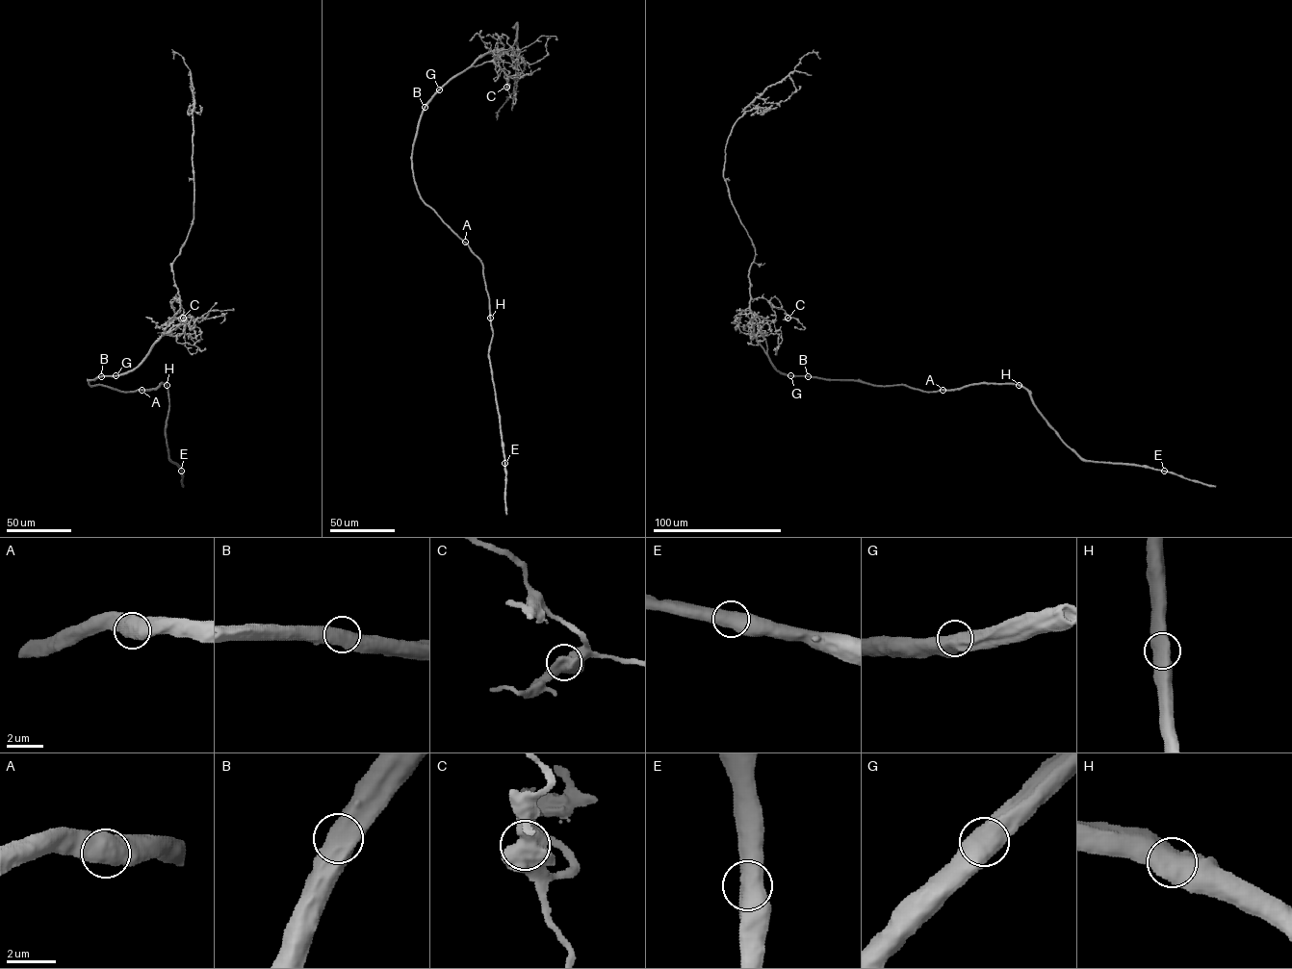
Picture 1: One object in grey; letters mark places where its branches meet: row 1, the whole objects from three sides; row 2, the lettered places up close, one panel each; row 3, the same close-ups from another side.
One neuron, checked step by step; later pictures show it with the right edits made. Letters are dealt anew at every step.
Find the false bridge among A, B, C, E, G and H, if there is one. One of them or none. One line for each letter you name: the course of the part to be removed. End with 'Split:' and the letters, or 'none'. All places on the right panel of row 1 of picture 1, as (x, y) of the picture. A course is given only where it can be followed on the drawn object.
Split: none

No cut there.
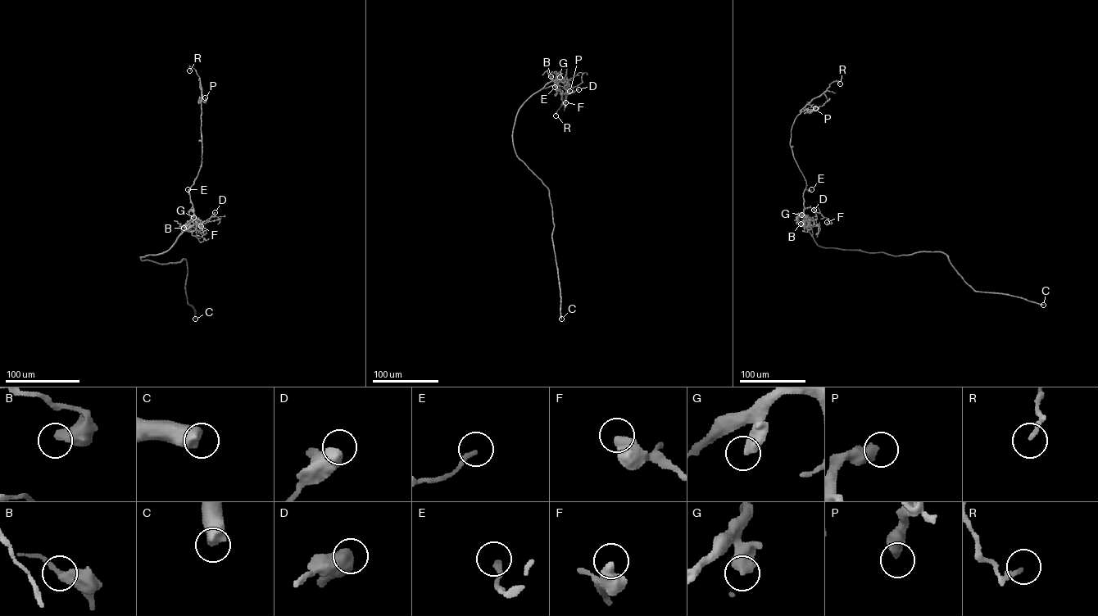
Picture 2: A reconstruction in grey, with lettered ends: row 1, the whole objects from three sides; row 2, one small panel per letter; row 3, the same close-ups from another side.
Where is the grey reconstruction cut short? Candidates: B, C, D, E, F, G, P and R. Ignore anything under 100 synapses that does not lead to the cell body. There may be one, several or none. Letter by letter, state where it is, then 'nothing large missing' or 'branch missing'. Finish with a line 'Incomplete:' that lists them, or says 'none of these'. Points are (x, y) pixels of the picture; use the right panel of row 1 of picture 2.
B: place (800, 224); nothing large missing
C: place (1043, 305); branch missing
D: place (814, 210); nothing large missing
E: place (811, 189); nothing large missing
F: place (827, 222); nothing large missing
G: place (801, 215); nothing large missing
P: place (815, 108); nothing large missing
R: place (840, 83); nothing large missing
Incomplete: C

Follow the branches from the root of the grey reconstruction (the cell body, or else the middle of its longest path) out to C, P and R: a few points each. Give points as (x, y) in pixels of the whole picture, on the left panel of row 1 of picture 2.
C: (145, 255), (141, 259), (159, 264), (186, 260), (185, 292), (188, 302), (195, 310), (195, 319)
P: (145, 255), (165, 251), (193, 215), (189, 189), (201, 163), (201, 101), (201, 99), (206, 101), (205, 97)
R: (145, 255), (165, 251), (193, 215), (189, 189), (201, 163), (202, 94), (199, 76), (192, 67), (189, 70)

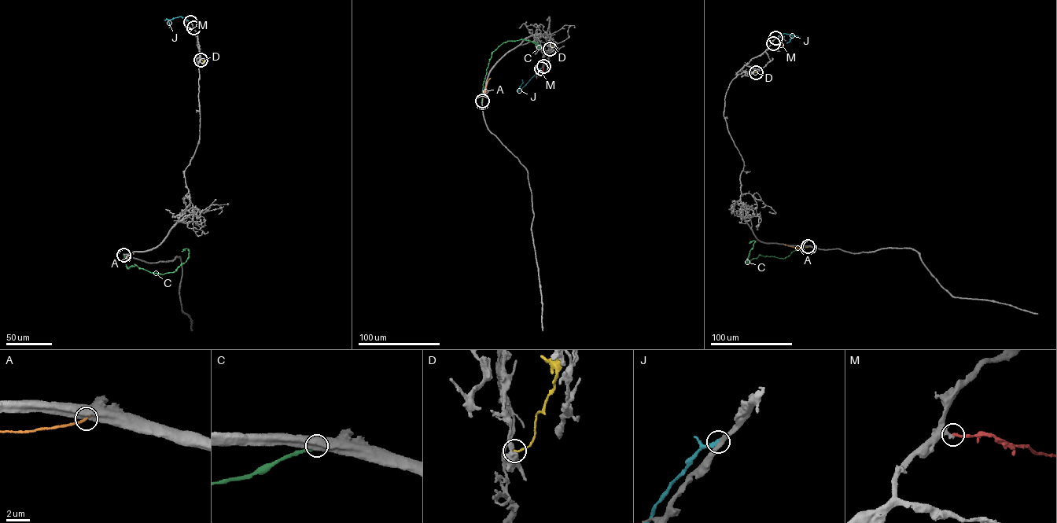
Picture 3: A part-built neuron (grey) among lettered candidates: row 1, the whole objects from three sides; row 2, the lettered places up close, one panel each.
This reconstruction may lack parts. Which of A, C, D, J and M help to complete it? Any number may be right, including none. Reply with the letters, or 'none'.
M

